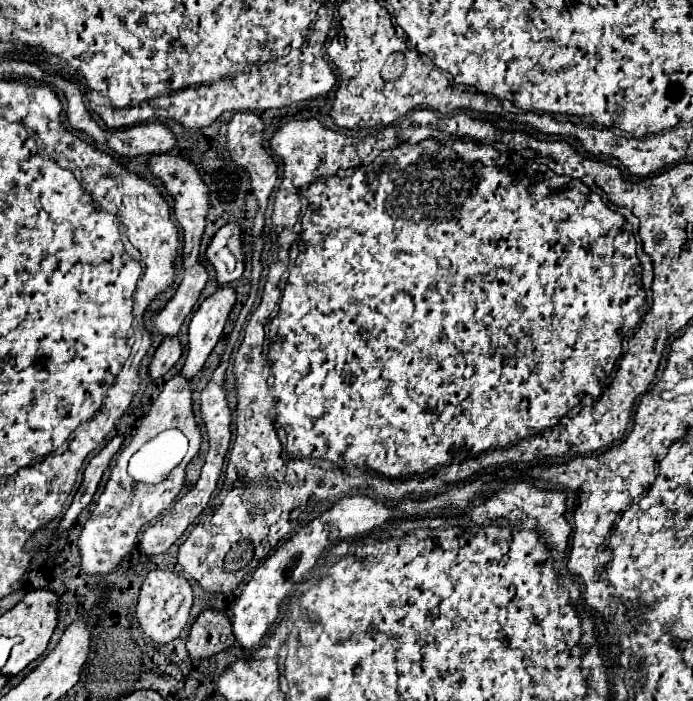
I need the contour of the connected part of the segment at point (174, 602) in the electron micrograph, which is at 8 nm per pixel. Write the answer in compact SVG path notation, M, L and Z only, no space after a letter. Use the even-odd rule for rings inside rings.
M152 570L142 588L140 588L140 598L136 606L136 618L140 622L142 632L156 644L156 646L166 646L174 642L182 630L186 628L188 614L192 608L192 586L184 576L178 576L168 570Z

